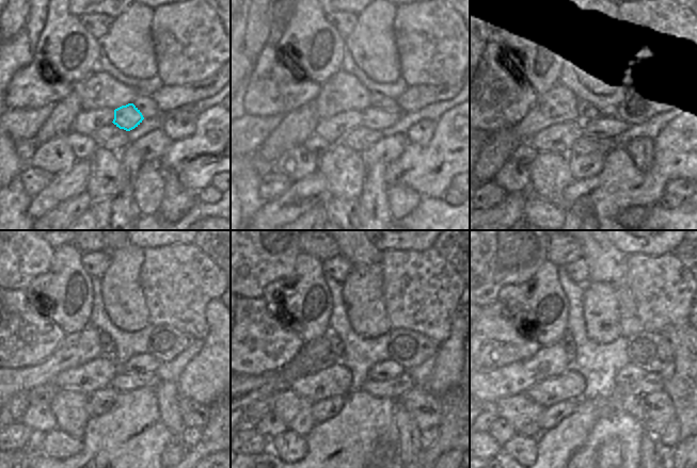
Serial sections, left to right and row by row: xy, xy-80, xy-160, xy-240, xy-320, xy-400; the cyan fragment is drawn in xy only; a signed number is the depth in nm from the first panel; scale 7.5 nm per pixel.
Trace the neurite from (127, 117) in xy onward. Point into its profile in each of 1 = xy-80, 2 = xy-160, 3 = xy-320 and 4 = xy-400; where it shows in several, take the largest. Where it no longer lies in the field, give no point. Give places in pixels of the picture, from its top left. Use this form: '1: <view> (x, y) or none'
1: xy-80 (374, 118)
2: xy-160 (621, 119)
3: xy-320 (389, 369)
4: xy-400 (629, 374)

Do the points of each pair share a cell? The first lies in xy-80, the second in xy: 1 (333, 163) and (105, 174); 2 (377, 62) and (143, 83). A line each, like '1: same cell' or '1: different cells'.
1: same cell
2: different cells

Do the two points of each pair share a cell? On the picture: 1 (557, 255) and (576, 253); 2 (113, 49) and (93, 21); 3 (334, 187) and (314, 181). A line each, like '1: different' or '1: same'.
1: same
2: different
3: different

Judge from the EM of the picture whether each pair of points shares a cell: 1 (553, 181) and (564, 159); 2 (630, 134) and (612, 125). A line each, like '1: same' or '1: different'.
1: same
2: different

